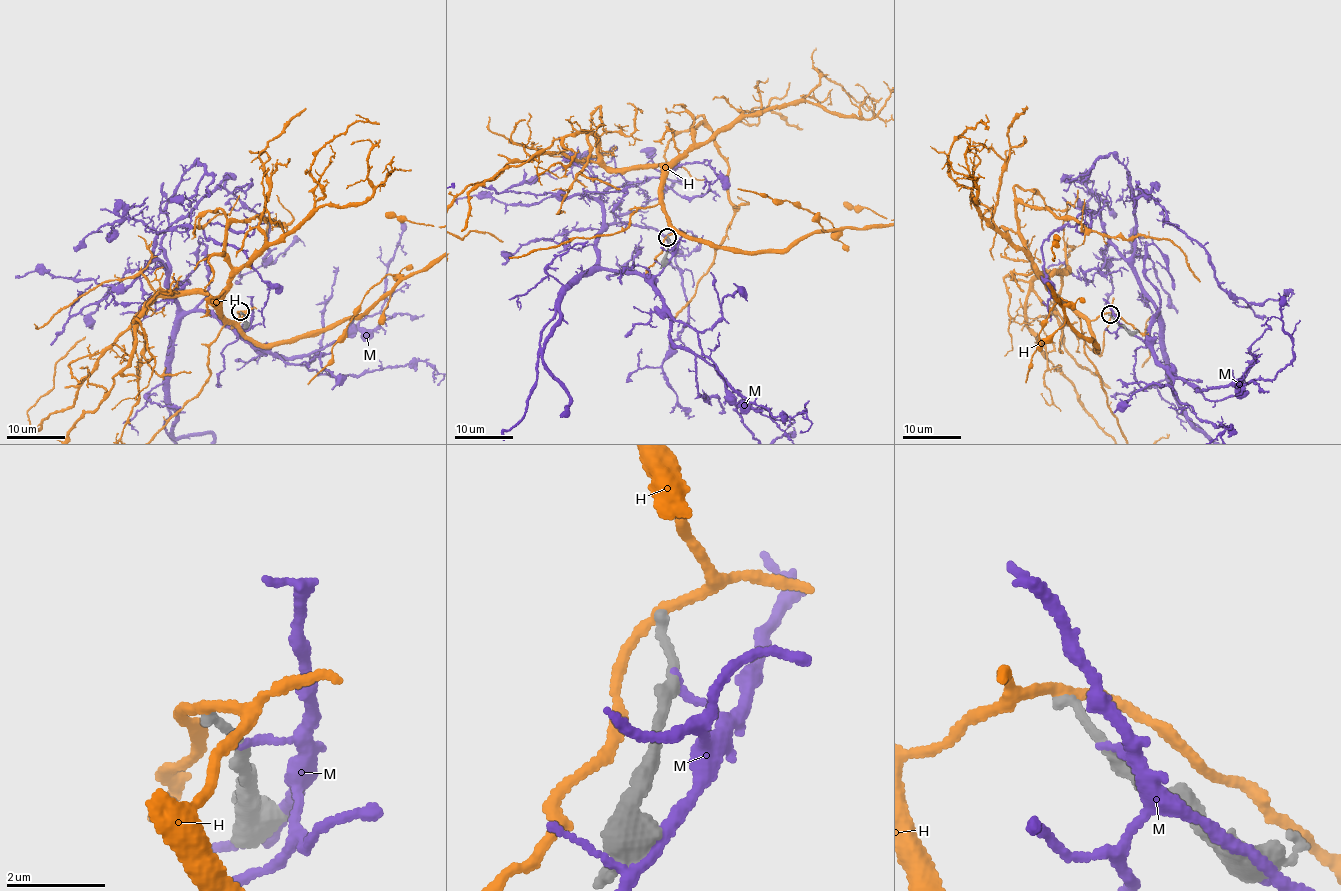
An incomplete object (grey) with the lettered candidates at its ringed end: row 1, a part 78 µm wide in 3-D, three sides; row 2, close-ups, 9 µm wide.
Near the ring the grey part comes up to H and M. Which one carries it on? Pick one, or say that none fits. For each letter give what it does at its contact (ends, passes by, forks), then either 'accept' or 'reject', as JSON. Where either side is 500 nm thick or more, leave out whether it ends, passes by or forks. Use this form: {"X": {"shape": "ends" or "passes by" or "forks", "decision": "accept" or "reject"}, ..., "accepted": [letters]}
{"H": {"shape": "passes by", "decision": "reject"}, "M": {"shape": "ends", "decision": "reject"}, "accepted": []}

